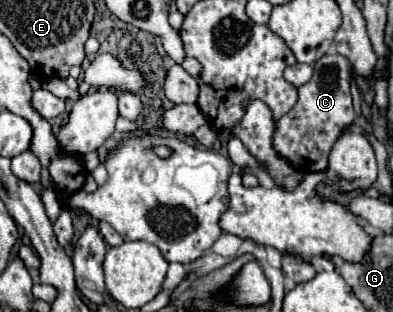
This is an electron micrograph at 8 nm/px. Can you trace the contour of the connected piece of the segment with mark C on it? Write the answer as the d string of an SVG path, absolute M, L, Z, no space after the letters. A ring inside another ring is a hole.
M325 54L315 62L313 78L299 86L297 104L277 120L277 130L273 138L275 150L291 162L293 168L307 172L327 170L327 154L333 142L347 130L347 126L355 120L351 94L349 94L349 80L353 68L341 54Z

